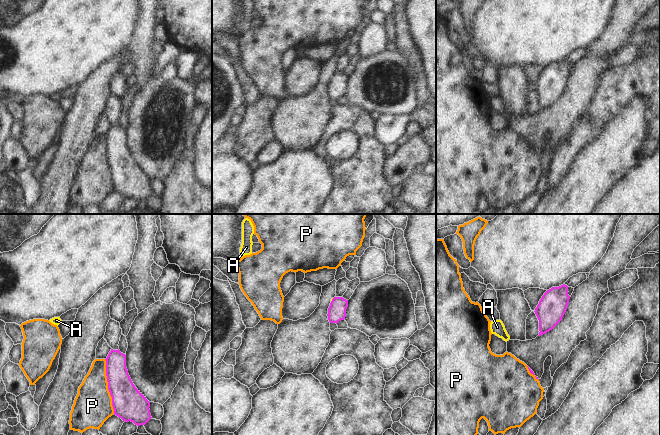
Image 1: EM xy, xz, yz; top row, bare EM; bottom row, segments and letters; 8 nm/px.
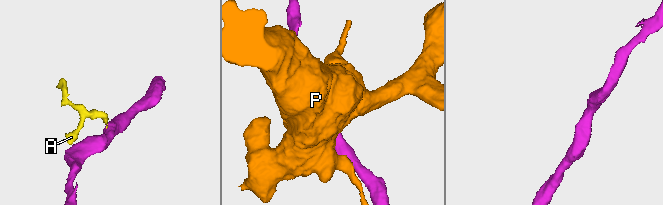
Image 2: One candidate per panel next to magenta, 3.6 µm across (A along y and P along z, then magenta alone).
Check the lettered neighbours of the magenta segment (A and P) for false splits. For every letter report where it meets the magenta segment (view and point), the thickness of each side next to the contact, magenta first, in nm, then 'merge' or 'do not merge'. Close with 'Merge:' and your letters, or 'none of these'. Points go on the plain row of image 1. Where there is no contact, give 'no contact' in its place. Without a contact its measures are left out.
A: xz (332, 76) | 140/20 nm | do not merge
P: xy (108, 162) | 260/300 nm | do not merge
Merge: none of these

